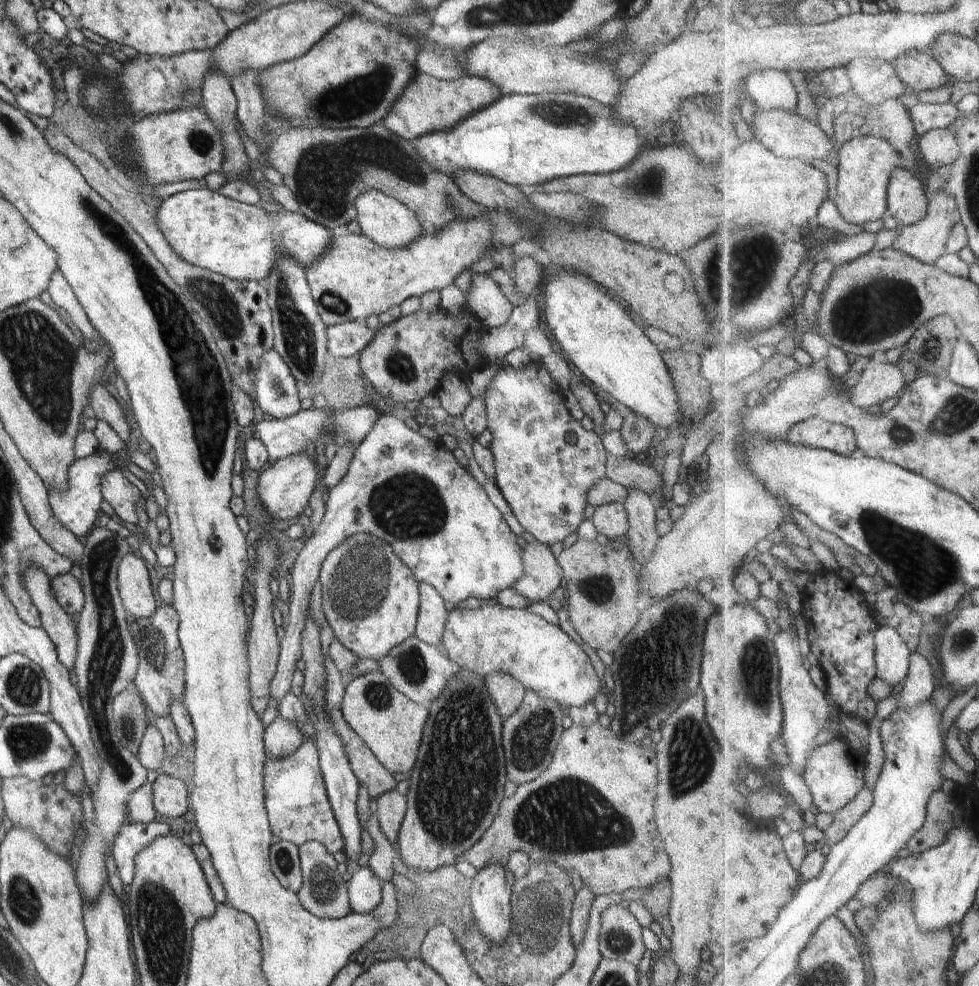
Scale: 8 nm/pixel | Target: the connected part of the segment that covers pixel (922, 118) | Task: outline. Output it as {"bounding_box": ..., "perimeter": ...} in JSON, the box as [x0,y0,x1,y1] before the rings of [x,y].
{"bounding_box":[911,101,962,137],"perimeter":[[[951,101],[943,105],[917,103],[911,113],[920,137],[928,134],[931,130],[952,126],[956,120],[962,118],[962,114],[956,103]]]}

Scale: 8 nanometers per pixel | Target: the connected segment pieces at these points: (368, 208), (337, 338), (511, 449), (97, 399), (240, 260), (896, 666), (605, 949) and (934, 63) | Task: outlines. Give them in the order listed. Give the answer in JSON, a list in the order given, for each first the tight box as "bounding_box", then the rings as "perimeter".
[{"bounding_box":[354,190,424,250],"perimeter":[[[377,190],[363,193],[354,201],[354,204],[361,233],[379,247],[388,250],[401,249],[424,234],[418,217],[407,206]]]},{"bounding_box":[326,321,375,359],"perimeter":[[[365,321],[329,326],[326,329],[328,352],[337,359],[358,355],[366,348],[375,332]]]},{"bounding_box":[483,363,608,547],"perimeter":[[[532,363],[520,370],[514,370],[507,365],[501,366],[500,372],[496,374],[490,388],[483,396],[483,401],[487,408],[487,429],[493,436],[489,449],[494,457],[495,482],[502,496],[504,496],[504,500],[508,502],[508,506],[512,508],[514,516],[516,516],[524,530],[530,532],[536,541],[548,545],[549,547],[552,546],[552,544],[562,542],[566,536],[570,536],[572,532],[577,532],[580,524],[586,520],[584,508],[586,508],[586,504],[588,503],[588,491],[598,480],[606,478],[605,462],[607,461],[608,452],[604,450],[604,446],[602,445],[602,436],[597,435],[594,431],[586,431],[582,425],[580,425],[580,422],[568,412],[564,404],[561,386],[550,376],[550,373],[543,366],[537,363]]]},{"bounding_box":[89,383,130,444],"perimeter":[[[100,383],[91,390],[89,405],[92,406],[97,420],[107,422],[125,444],[130,440],[130,425],[125,417],[124,407]]]},{"bounding_box":[155,186,332,283],"perimeter":[[[203,186],[173,194],[161,203],[155,216],[160,232],[178,256],[195,267],[210,269],[237,281],[258,281],[264,283],[282,255],[290,255],[301,267],[306,268],[330,246],[332,231],[308,220],[302,213],[282,209],[278,213],[265,211],[260,204],[250,205],[236,199],[224,197]]]},{"bounding_box":[877,614,911,687],"perimeter":[[[878,614],[879,625],[877,640],[878,678],[893,687],[908,678],[911,669],[911,654],[906,640],[897,629],[891,628],[888,618]]]},{"bounding_box":[599,905,644,967],"perimeter":[[[608,905],[601,914],[599,951],[602,959],[626,961],[635,967],[644,956],[642,927],[621,905]]]},{"bounding_box":[892,51,950,93],"perimeter":[[[912,51],[902,55],[892,63],[898,76],[915,93],[932,89],[941,89],[949,82],[950,76],[942,63],[931,52]]]}]

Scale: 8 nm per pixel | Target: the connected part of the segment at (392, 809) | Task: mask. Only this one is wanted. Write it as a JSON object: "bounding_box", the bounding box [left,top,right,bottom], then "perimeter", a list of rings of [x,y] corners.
{"bounding_box":[374,789,407,844],"perimeter":[[[396,789],[385,792],[374,800],[377,804],[376,816],[380,828],[386,838],[393,844],[397,844],[398,831],[407,809],[407,798],[398,793]]]}

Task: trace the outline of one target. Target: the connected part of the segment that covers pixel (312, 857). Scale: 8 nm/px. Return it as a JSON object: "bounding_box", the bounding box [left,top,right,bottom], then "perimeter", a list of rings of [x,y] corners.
{"bounding_box":[297,841,352,919],"perimeter":[[[308,841],[299,846],[299,861],[303,883],[297,892],[300,904],[310,914],[321,919],[341,919],[352,910],[349,903],[348,878],[341,873],[342,865],[338,864],[323,844],[318,841]]]}

